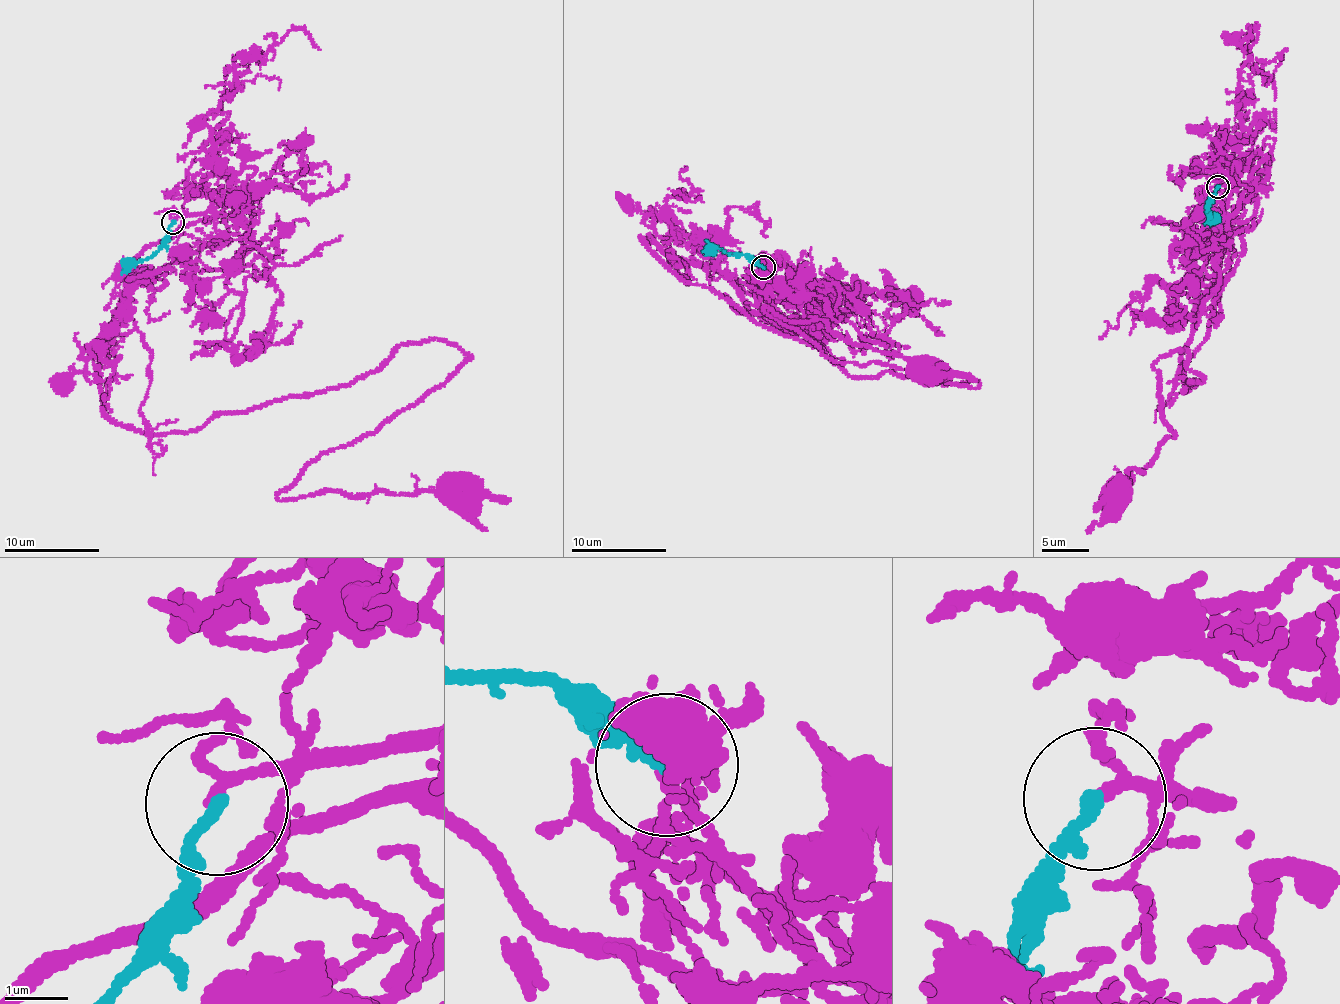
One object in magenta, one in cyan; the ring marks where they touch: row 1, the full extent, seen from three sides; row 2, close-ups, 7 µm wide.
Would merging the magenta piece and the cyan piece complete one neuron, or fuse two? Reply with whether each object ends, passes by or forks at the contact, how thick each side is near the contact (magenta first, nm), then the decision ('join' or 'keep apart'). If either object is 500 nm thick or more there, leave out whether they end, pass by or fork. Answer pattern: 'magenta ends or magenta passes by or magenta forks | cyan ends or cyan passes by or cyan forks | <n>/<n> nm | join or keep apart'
magenta passes by | cyan ends | 150/200 nm | keep apart

